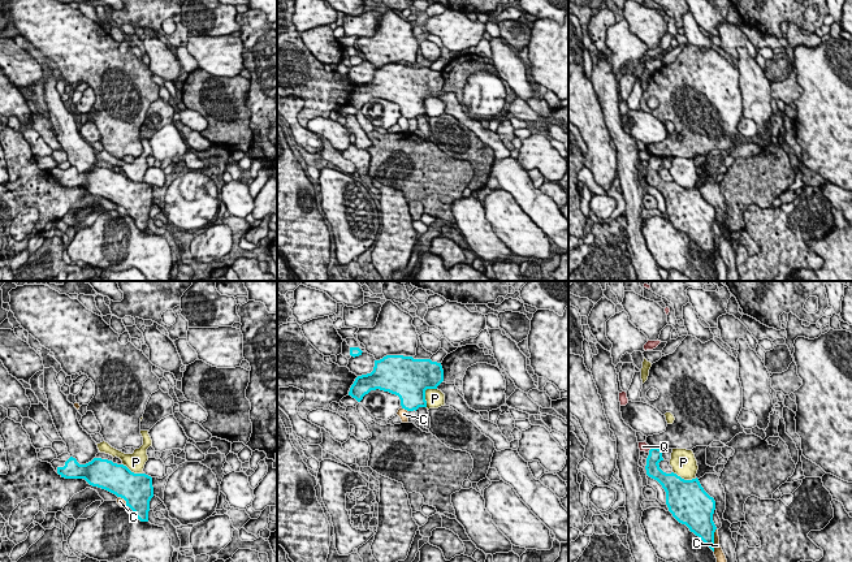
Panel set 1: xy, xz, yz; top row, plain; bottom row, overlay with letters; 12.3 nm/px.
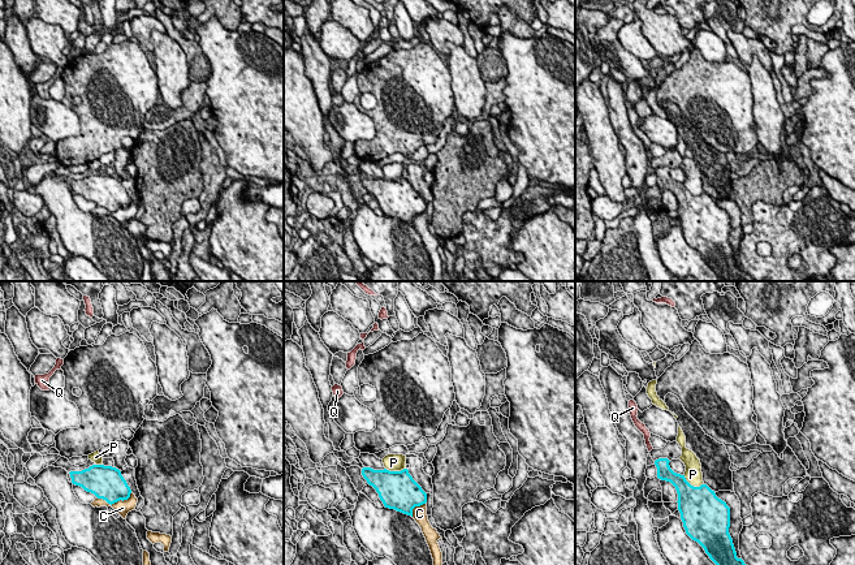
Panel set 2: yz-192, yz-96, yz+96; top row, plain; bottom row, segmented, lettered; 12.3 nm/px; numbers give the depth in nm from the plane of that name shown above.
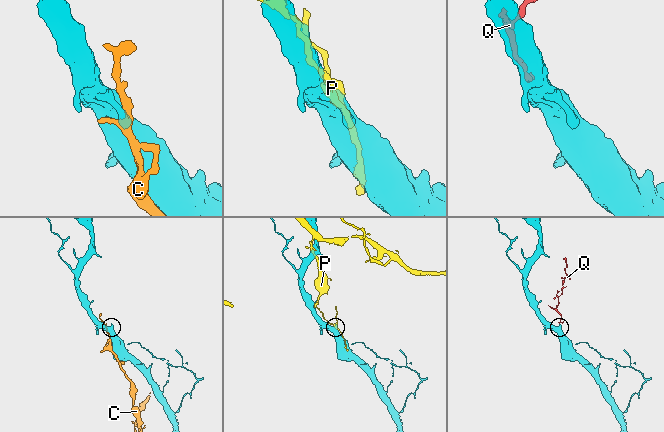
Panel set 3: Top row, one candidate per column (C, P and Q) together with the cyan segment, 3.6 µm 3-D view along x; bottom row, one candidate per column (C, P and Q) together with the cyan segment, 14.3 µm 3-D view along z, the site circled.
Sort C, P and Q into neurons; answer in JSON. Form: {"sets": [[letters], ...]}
{"sets": [["C"], ["P"], ["Q"]]}

